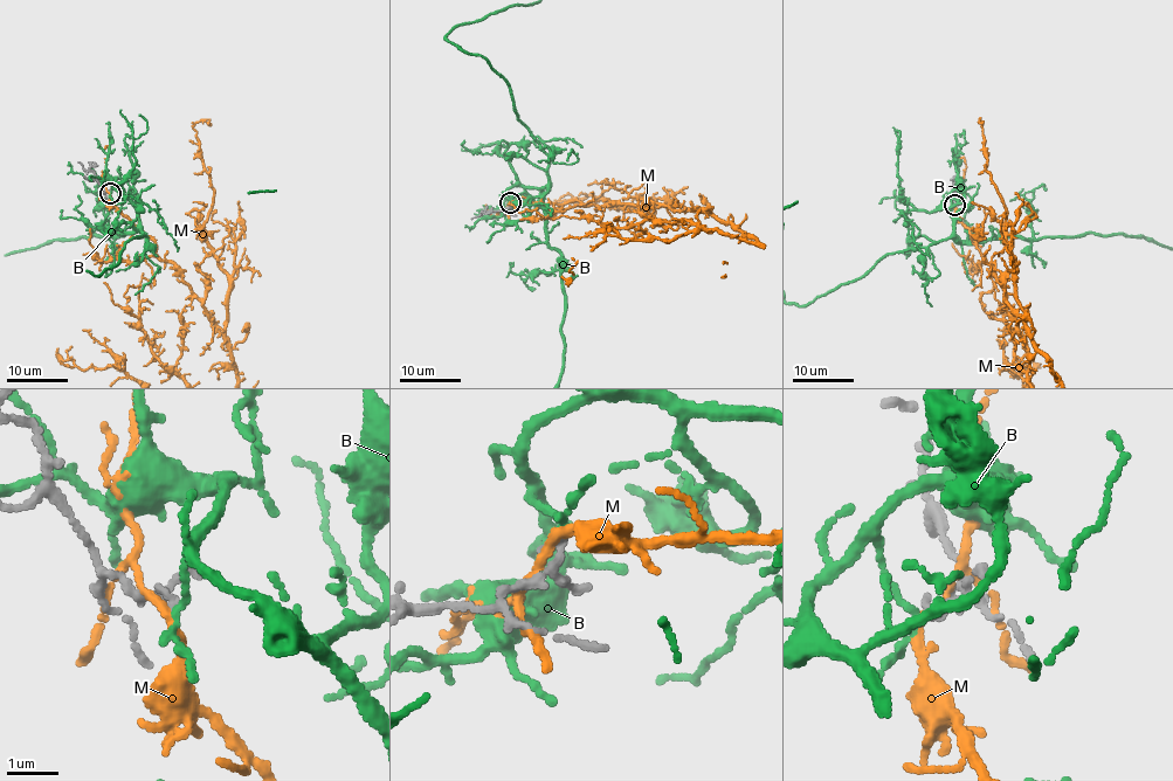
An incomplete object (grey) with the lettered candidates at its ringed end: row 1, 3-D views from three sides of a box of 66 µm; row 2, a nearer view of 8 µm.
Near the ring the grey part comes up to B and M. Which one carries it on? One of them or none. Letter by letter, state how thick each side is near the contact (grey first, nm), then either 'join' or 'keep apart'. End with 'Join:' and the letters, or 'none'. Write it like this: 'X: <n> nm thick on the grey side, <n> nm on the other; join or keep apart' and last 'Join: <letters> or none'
B: 120 nm thick on the grey side, 100 nm on the other; keep apart
M: 150 nm thick on the grey side, 100 nm on the other; keep apart
Join: none

